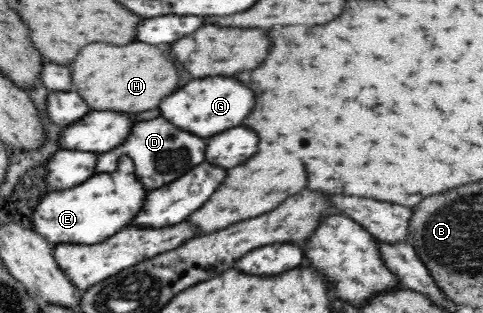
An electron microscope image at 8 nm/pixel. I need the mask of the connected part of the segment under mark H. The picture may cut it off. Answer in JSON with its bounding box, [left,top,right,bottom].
[72,41,180,111]

